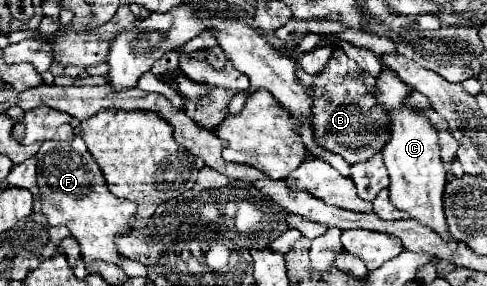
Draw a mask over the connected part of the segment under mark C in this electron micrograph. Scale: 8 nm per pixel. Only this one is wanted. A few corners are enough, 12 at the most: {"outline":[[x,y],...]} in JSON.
{"outline":[[394,70],[374,98],[390,118],[392,204],[450,240],[438,130]]}

